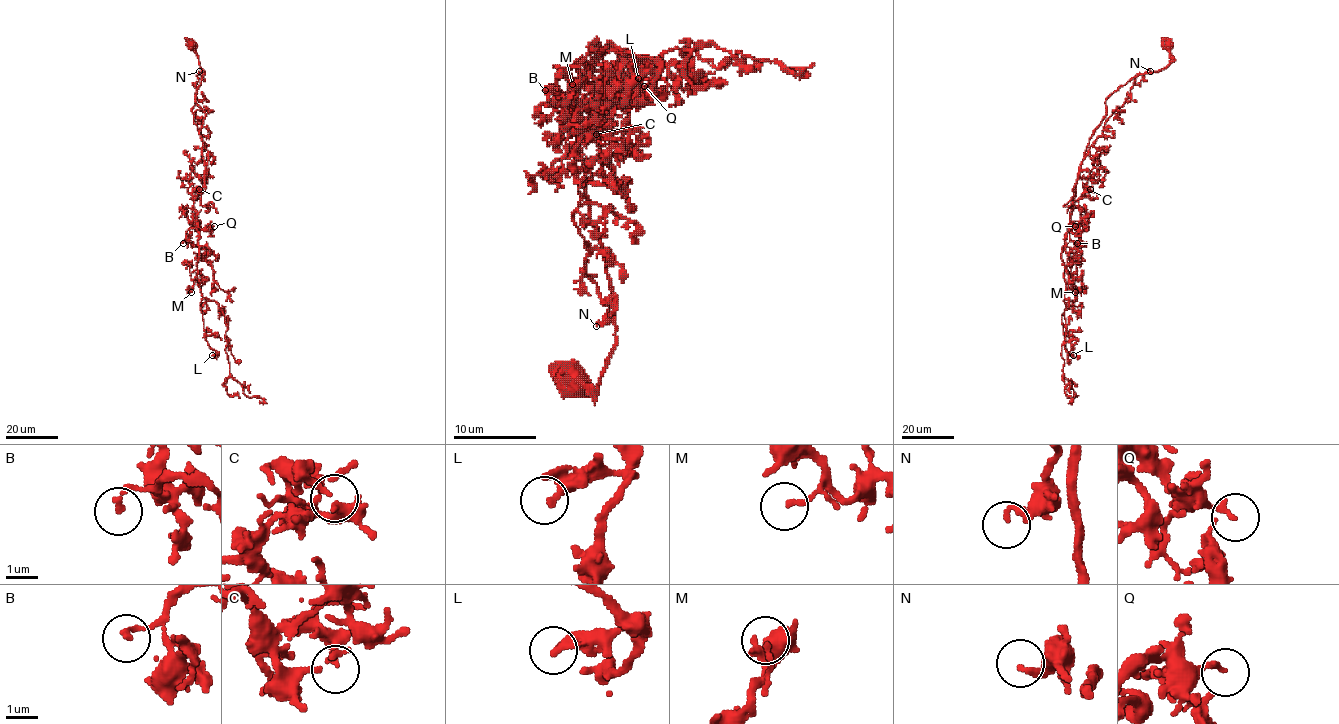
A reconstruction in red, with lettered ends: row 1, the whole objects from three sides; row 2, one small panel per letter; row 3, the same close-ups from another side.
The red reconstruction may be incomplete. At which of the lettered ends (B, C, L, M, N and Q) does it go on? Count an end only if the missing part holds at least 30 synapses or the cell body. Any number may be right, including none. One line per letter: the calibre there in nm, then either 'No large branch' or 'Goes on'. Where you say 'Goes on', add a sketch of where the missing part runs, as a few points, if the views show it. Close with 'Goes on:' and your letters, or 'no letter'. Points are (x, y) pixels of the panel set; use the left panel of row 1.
B: Thickness 140 nm. No large branch
C: Thickness 180 nm. No large branch
L: Thickness 320 nm. No large branch
M: Thickness 140 nm. No large branch
N: Thickness 180 nm. No large branch
Q: Thickness 170 nm. No large branch
Goes on: no letter

